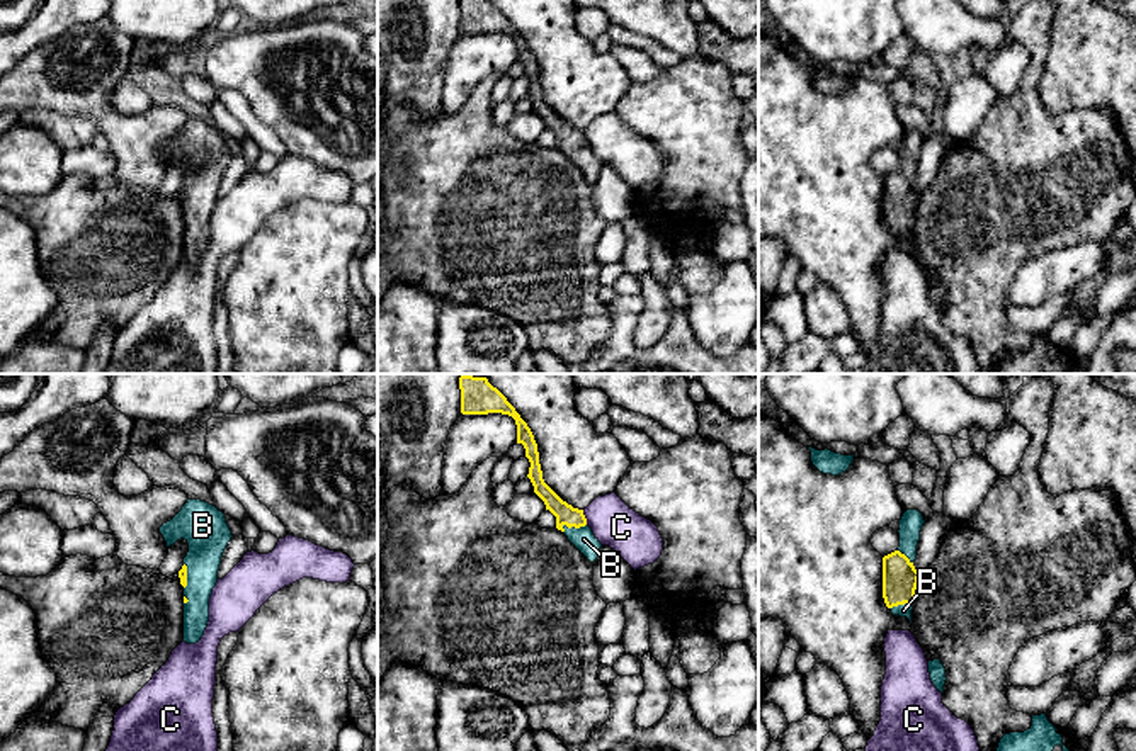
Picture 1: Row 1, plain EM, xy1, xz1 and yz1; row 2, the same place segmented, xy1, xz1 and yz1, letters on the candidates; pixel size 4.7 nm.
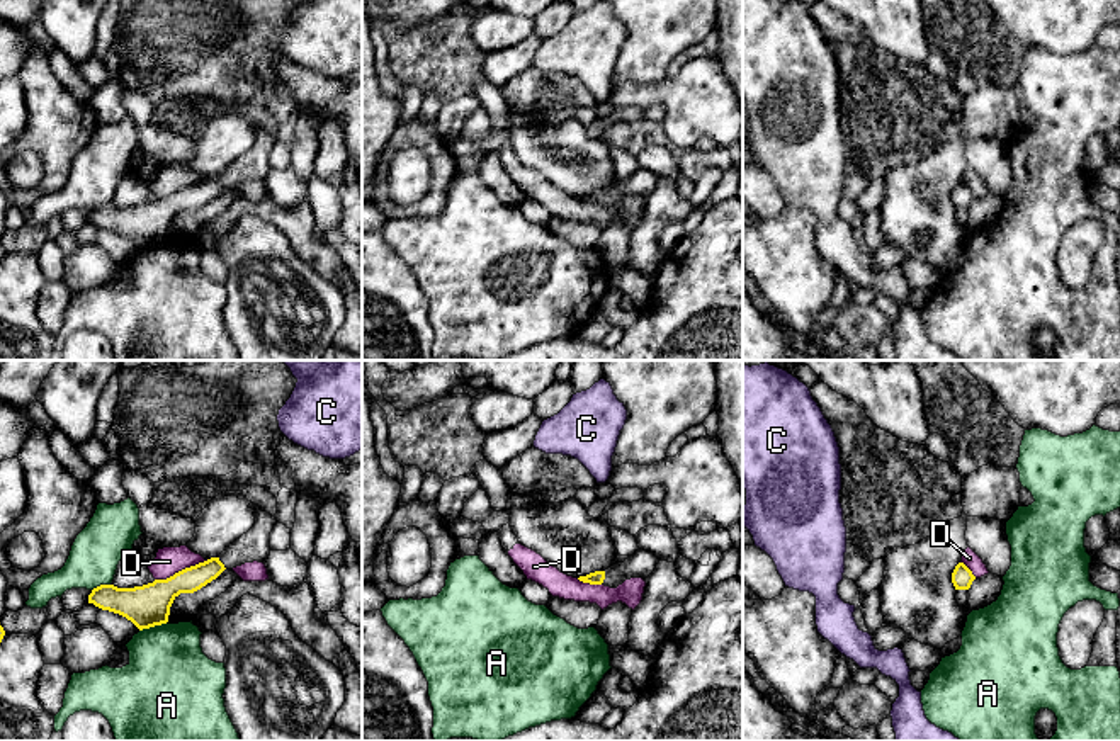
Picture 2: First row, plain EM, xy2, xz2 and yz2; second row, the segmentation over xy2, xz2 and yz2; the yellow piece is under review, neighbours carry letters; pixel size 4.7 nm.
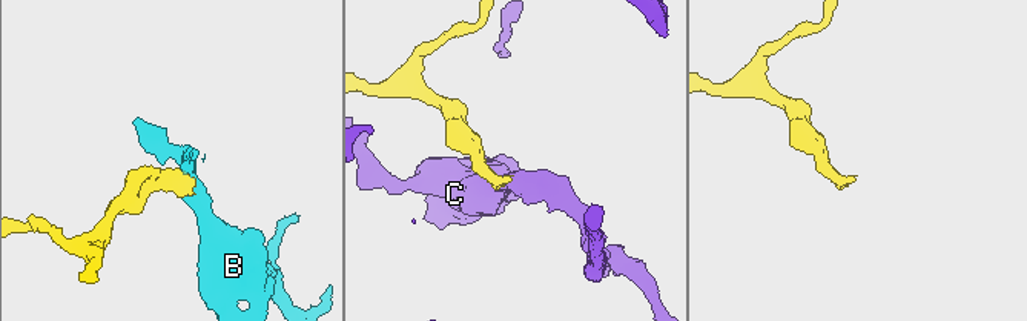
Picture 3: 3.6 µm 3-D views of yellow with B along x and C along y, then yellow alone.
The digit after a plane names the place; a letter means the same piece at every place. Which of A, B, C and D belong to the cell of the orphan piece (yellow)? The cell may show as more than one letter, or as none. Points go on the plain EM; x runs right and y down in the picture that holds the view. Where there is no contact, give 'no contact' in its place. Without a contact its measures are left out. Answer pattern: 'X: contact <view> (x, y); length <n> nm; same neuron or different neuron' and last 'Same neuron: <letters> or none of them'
A: contact xy2 (153, 245); length 140 nm; different neuron
B: contact xz1 (573, 145); length 120 nm; same neuron
C: contact xz1 (584, 136); length 80 nm; different neuron
D: contact xy2 (182, 189); length 280 nm; different neuron
Same neuron: B

